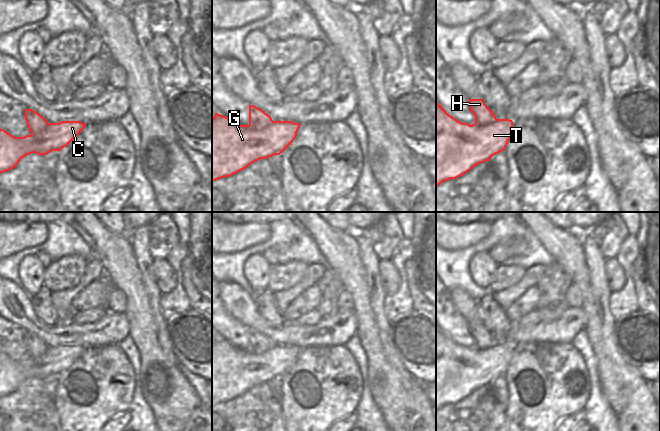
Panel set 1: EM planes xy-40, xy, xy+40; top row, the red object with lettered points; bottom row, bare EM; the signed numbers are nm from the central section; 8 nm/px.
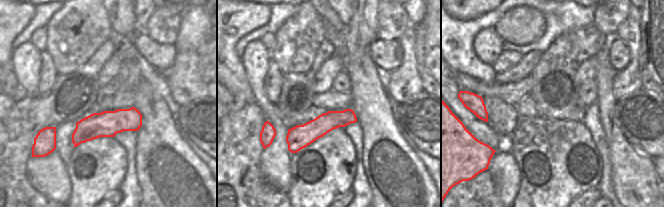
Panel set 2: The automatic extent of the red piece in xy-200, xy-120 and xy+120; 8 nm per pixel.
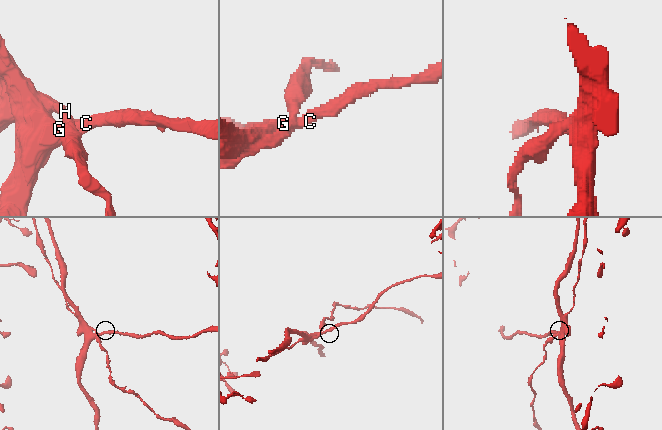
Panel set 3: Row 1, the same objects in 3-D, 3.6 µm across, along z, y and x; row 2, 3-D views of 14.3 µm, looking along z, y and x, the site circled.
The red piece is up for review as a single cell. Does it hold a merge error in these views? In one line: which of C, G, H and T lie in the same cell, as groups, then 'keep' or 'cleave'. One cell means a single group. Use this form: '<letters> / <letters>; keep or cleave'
C G T / H; cleave

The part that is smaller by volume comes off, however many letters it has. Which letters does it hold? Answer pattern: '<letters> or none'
H

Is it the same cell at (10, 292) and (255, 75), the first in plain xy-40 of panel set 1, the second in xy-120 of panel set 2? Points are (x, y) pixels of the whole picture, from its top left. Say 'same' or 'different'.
different

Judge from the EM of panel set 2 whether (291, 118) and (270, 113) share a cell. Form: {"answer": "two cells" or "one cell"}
{"answer": "two cells"}

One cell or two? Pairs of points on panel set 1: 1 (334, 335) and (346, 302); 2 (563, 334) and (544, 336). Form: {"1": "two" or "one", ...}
{"1": "two", "2": "one"}

